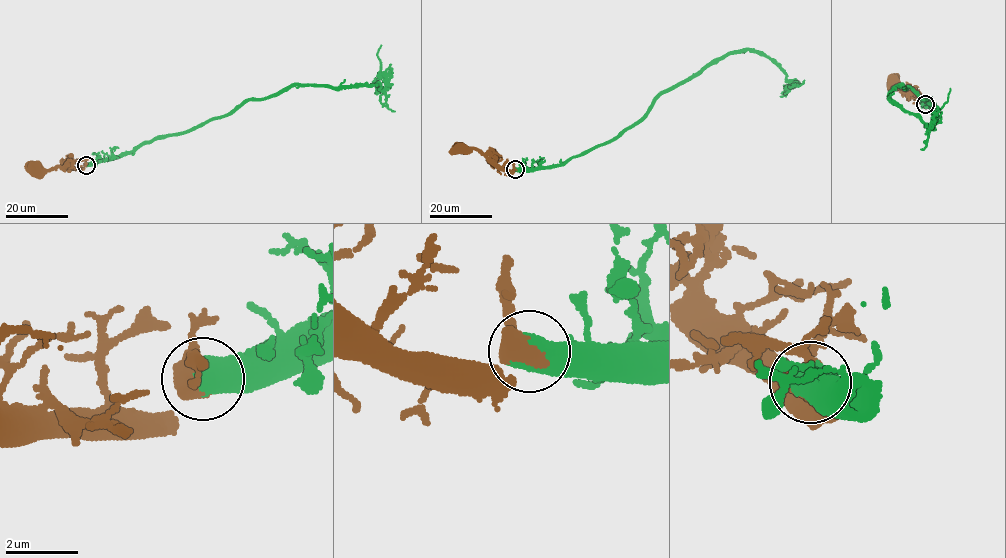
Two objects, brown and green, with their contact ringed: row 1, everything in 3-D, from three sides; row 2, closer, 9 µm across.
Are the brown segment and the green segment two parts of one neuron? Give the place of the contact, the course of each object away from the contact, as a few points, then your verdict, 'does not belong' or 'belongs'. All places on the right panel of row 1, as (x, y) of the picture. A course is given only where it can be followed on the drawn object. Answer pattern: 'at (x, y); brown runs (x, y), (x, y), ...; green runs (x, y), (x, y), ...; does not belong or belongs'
at (925, 104); brown runs (925, 104), (927, 99), (924, 104), (897, 88), (892, 80); green runs (925, 104), (936, 107), (908, 87), (898, 86), (890, 94), (891, 102), (928, 126), (950, 88); belongs

